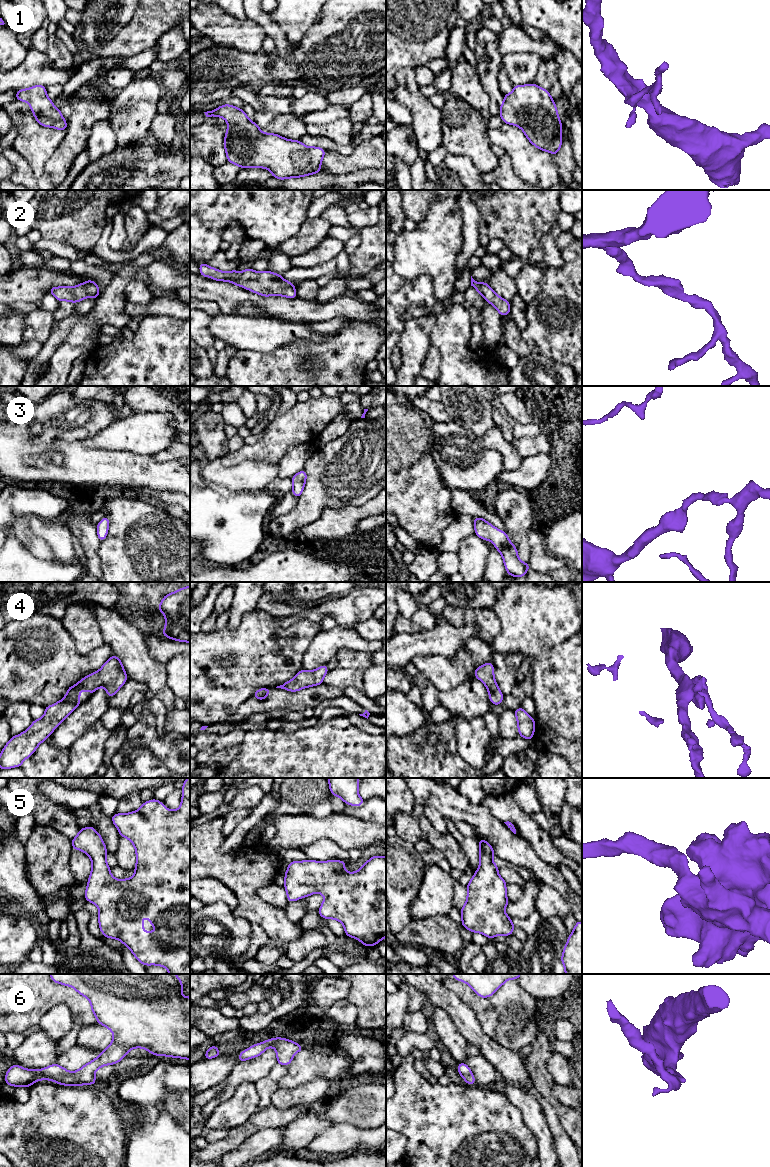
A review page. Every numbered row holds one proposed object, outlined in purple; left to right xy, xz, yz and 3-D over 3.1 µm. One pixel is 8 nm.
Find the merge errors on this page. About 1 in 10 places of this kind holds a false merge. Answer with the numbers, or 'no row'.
no row

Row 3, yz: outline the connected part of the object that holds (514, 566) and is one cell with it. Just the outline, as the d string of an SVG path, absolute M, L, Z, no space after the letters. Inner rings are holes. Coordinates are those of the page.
M474 518L475 535L483 540L491 541L500 552L507 574L513 577L523 577L530 569L529 563L524 563L518 558L517 548L509 540L505 531L499 530L485 519Z

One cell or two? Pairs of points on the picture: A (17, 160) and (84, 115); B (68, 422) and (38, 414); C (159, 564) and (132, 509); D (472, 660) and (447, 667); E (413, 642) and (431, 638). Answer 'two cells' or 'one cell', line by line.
A: one cell
B: one cell
C: one cell
D: one cell
E: one cell

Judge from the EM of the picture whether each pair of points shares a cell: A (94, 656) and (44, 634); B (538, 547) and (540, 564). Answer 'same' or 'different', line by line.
A: same
B: same

